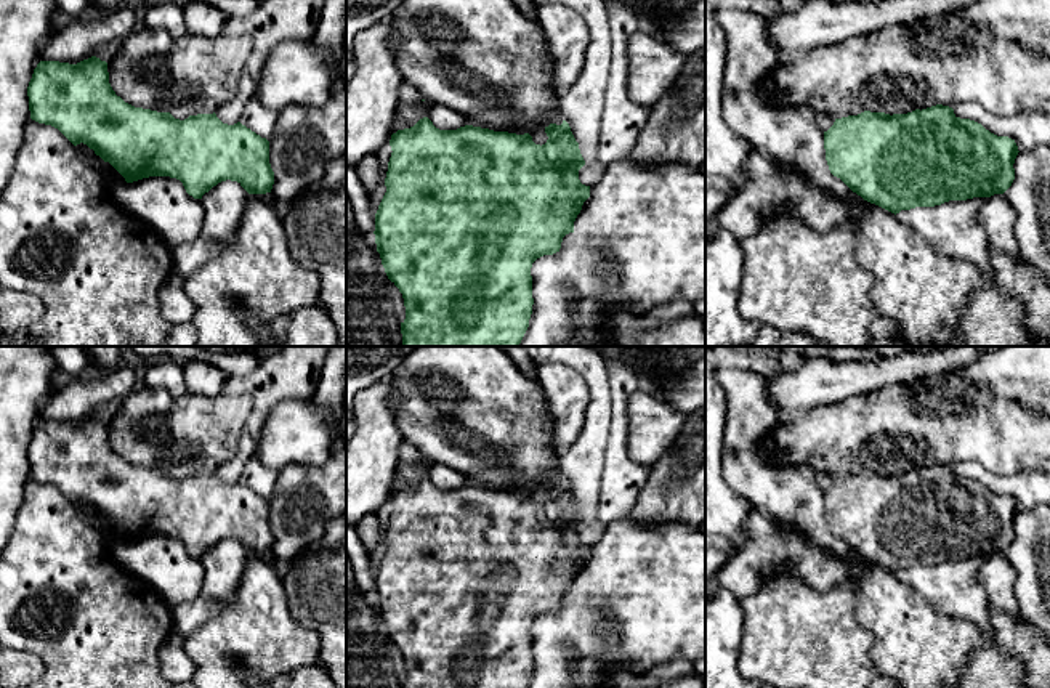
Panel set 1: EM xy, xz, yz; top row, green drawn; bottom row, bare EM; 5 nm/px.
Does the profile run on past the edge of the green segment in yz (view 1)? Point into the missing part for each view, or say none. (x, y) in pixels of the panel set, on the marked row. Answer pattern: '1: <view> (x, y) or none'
1: none

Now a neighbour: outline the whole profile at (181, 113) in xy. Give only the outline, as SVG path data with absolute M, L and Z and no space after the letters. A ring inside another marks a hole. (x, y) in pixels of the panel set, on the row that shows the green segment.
M138 26L107 61L109 83L125 103L184 120L213 114L236 96L252 51L247 35L170 37Z

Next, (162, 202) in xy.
M149 176L133 183L125 183L112 189L112 194L117 205L147 223L172 250L197 239L202 229L205 212L200 199L189 196L183 183L176 178Z

